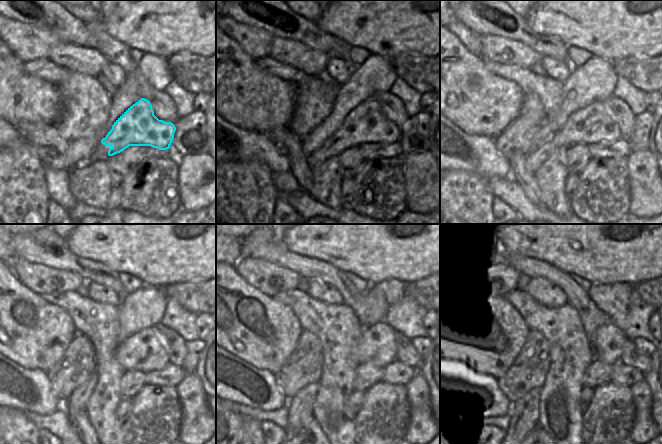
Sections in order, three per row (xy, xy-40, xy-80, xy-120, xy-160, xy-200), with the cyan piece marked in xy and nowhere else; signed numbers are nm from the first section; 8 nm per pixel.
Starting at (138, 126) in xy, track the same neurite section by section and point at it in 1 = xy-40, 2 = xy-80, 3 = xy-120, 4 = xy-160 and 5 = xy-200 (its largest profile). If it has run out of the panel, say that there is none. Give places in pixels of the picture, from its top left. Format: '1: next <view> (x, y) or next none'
1: next xy-40 (366, 124)
2: next xy-80 (593, 124)
3: next xy-120 (145, 351)
4: next xy-160 (377, 344)
5: next xy-200 (607, 344)

